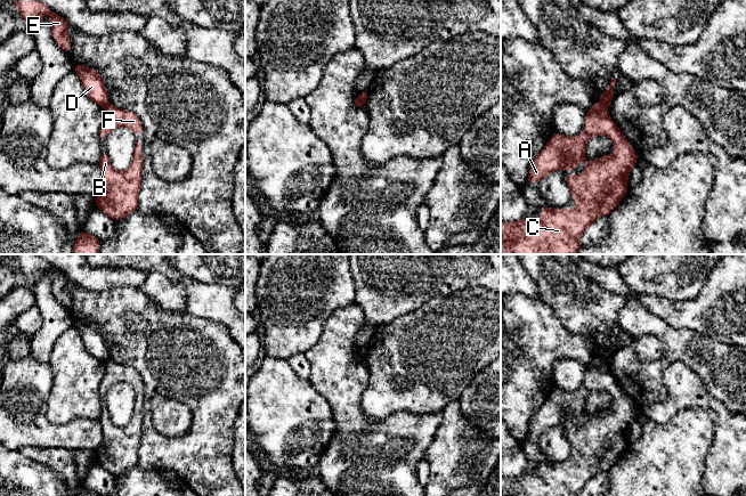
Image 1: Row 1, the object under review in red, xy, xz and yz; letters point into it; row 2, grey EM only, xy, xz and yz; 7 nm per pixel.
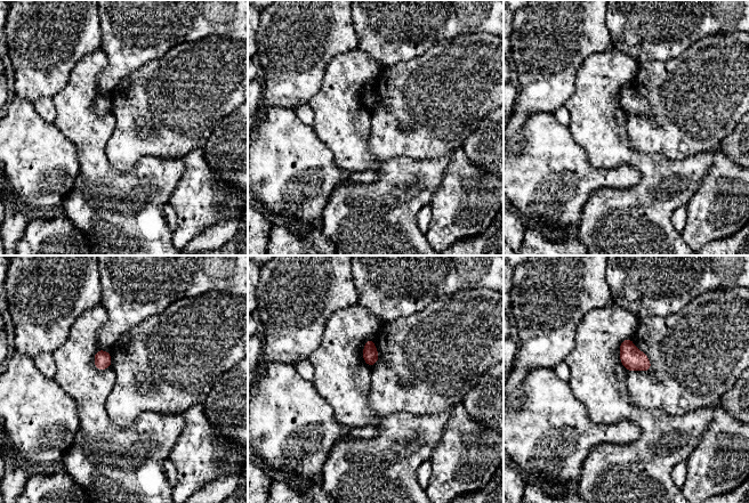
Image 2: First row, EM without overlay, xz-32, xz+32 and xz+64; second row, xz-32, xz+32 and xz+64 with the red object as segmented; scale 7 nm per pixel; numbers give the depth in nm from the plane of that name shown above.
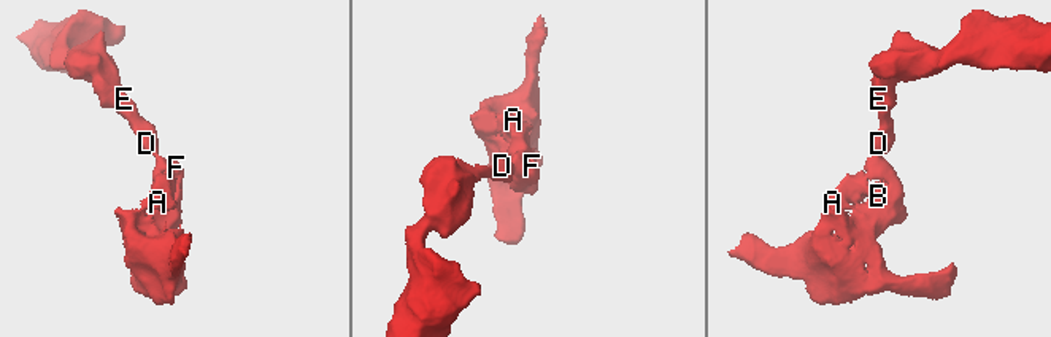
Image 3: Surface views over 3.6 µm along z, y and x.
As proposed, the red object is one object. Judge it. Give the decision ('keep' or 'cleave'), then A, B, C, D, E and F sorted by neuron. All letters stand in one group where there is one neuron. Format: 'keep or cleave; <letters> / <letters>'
cleave; A B C F / D E

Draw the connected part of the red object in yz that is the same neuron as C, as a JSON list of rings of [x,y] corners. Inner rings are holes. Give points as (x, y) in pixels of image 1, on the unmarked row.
[[[595,358],[586,367],[584,388],[576,392],[566,392],[557,387],[533,416],[528,431],[528,438],[541,438],[546,430],[561,423],[565,426],[577,424],[578,418],[584,415],[586,424],[583,429],[565,431],[571,447],[571,454],[576,456],[576,464],[551,464],[545,461],[542,464],[541,475],[522,474],[516,478],[503,478],[501,479],[501,496],[579,496],[582,489],[597,474],[609,471],[627,448],[627,433],[636,420],[636,407],[608,371],[608,361]],[[598,390],[605,390],[614,397],[614,408],[603,410],[598,415],[586,416],[587,396]]]

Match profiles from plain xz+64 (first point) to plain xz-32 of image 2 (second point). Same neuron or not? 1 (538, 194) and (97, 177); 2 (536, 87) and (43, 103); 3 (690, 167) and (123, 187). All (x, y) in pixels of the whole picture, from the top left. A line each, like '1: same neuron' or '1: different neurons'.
1: different neurons
2: different neurons
3: same neuron

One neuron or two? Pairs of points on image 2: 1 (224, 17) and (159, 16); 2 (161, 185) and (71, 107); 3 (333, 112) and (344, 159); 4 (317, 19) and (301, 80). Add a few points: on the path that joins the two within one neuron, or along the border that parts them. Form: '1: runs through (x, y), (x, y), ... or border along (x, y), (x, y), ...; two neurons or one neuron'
1: runs through (208, 16), (175, 16); one neuron
2: runs through (131, 184), (119, 184), (93, 157), (90, 137); one neuron
3: runs through (344, 123), (344, 147); one neuron
4: runs through (303, 34), (301, 65); one neuron

